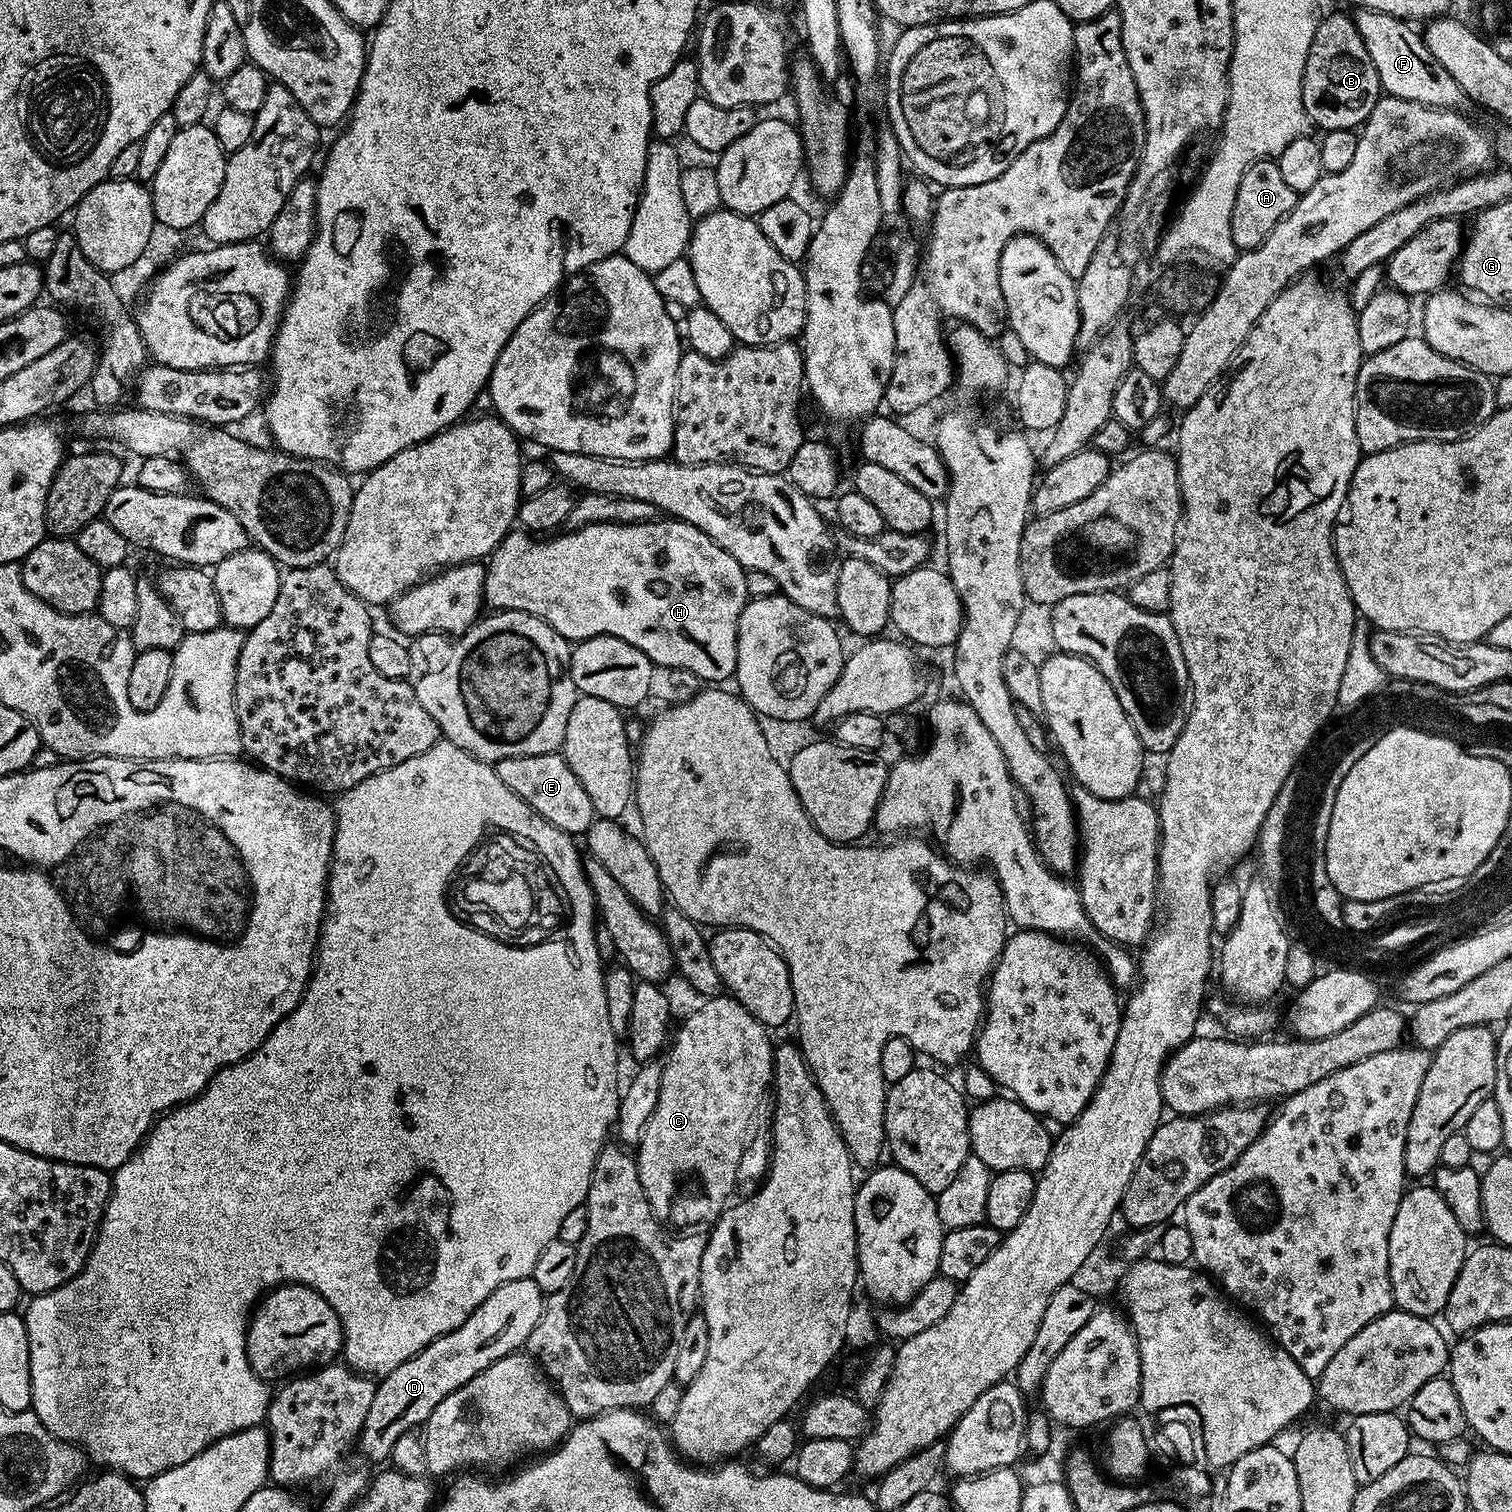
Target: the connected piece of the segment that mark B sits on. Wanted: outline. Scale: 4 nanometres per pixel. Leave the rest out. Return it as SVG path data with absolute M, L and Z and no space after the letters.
M1332 12L1329 16L1327 13L1314 34L1314 42L1310 42L1310 54L1306 54L1306 70L1302 78L1302 102L1306 106L1309 121L1315 127L1317 124L1324 132L1347 128L1359 129L1380 101L1381 95L1378 70L1374 70L1374 62L1370 62L1370 50L1366 50L1366 42L1362 42L1362 34L1358 34L1355 19L1351 15L1343 16L1340 12Z

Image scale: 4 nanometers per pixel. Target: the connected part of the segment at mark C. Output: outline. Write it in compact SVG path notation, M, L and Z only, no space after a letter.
M719 994L705 999L701 1008L696 1008L680 1024L680 1029L675 1029L674 1039L666 1052L664 1069L662 1070L662 1095L658 1097L658 1106L654 1106L654 1115L650 1117L650 1126L646 1126L646 1134L642 1134L642 1142L635 1153L638 1174L642 1182L642 1190L652 1207L652 1213L657 1220L676 1230L692 1230L697 1226L711 1225L725 1208L729 1207L728 1195L736 1184L736 1175L740 1172L740 1159L744 1156L744 1139L748 1136L748 1127L752 1124L752 1115L764 1096L764 1087L767 1089L772 1082L772 1053L774 1051L773 1041L768 1041L769 1029L765 1028L759 1020L746 1010L731 995Z

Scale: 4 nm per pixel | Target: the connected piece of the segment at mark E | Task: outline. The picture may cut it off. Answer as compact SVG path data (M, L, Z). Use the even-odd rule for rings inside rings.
M560 752L502 758L495 761L494 767L500 781L509 790L514 790L514 794L518 794L518 798L522 798L522 802L529 804L539 816L546 818L551 829L557 828L573 838L580 838L587 833L592 821L597 819L585 787Z

